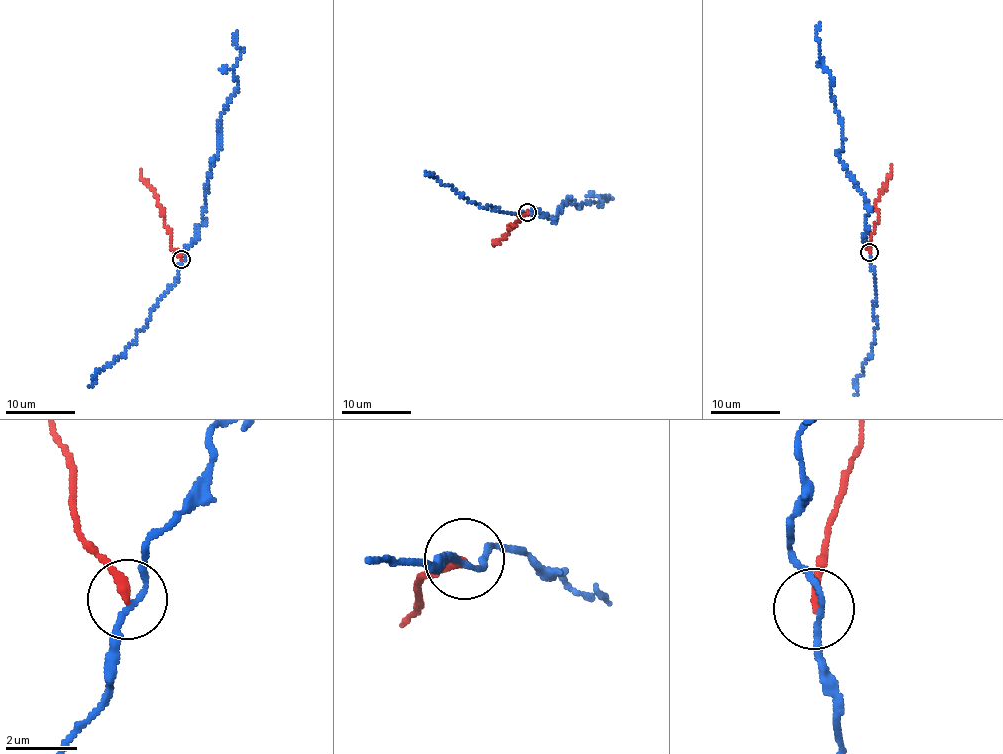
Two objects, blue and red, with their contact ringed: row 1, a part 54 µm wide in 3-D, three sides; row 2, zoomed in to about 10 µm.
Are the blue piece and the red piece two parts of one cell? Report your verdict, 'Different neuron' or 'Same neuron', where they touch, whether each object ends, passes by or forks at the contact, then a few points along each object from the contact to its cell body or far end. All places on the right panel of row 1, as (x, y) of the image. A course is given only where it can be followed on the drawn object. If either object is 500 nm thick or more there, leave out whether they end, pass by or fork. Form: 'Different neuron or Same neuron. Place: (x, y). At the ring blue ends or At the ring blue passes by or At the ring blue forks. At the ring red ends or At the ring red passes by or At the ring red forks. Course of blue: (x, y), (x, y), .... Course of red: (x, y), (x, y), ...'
Different neuron. Place: (869, 252). At the ring blue passes by. At the ring red ends. Course of blue: (869, 251), (863, 192), (838, 155), (843, 140), (841, 118), (818, 43), (818, 23). Course of red: (869, 252), (877, 221), (876, 199), (892, 166)

